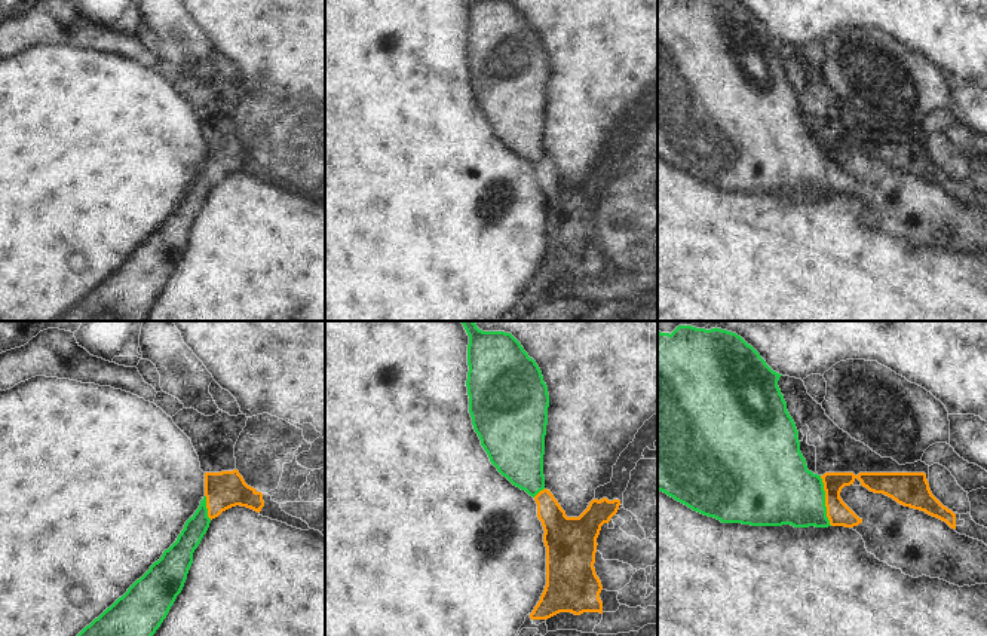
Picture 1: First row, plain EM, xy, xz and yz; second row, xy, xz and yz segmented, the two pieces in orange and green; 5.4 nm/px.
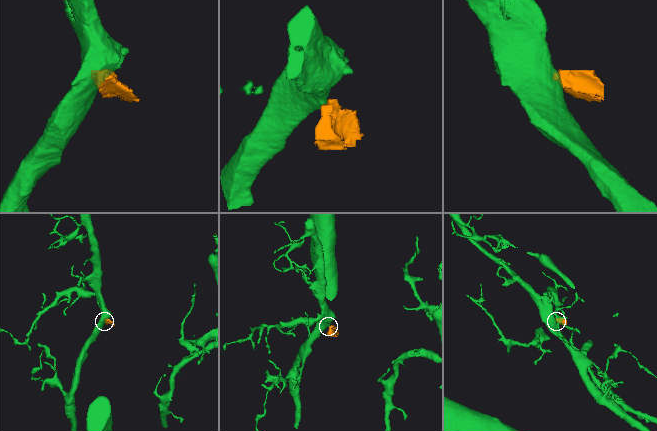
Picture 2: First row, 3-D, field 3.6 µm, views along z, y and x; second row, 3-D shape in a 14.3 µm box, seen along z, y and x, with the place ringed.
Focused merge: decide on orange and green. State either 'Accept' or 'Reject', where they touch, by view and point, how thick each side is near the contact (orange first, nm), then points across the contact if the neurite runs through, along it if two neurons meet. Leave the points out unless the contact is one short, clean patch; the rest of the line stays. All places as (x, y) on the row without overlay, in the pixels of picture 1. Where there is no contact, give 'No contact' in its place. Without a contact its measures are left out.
Reject. Touches orange at yz (825, 168). Thickness 130 nm (orange) against 360 nm. Boundary: yz (820, 143), (824, 152), (825, 183), (831, 192)

